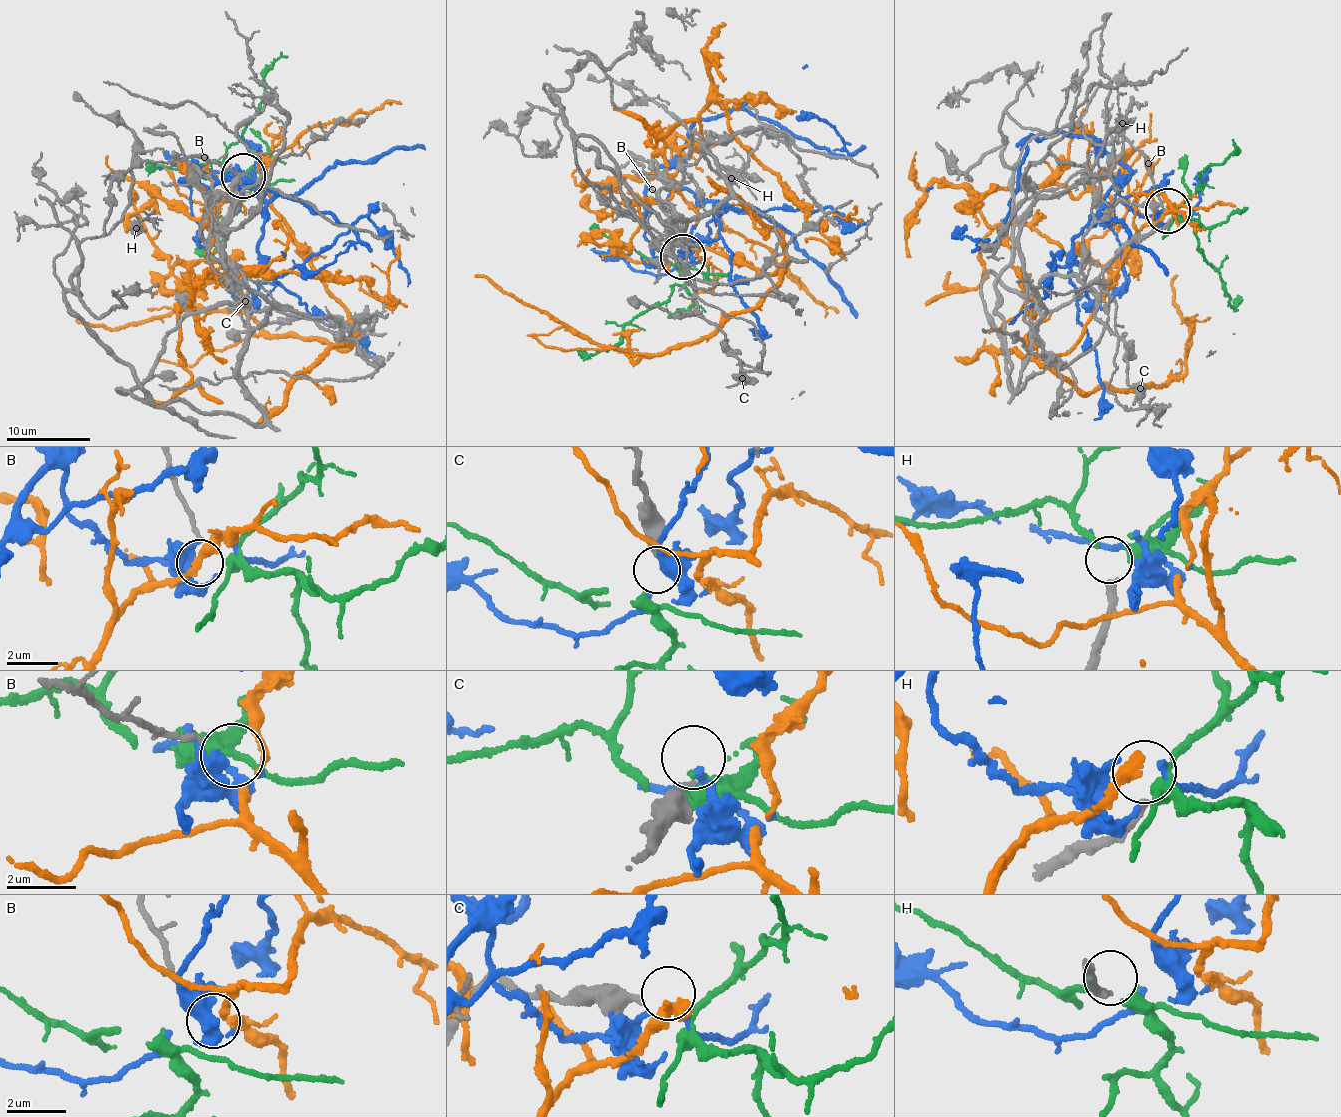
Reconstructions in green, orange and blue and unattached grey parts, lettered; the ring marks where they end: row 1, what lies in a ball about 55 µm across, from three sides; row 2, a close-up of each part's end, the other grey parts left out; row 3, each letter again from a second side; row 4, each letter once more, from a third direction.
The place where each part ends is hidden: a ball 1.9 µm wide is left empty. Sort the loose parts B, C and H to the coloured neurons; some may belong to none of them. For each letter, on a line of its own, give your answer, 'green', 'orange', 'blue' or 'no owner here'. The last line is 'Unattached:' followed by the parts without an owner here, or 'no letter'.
B: orange
C: no owner here
H: green
Unattached: C

